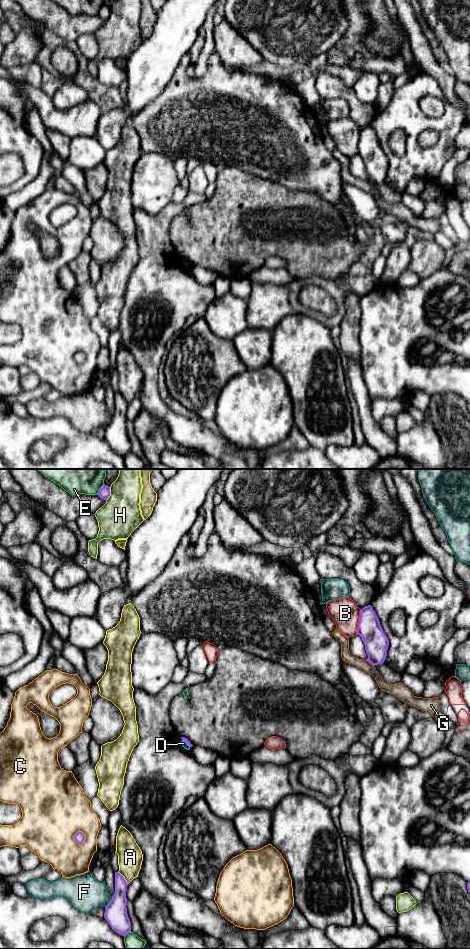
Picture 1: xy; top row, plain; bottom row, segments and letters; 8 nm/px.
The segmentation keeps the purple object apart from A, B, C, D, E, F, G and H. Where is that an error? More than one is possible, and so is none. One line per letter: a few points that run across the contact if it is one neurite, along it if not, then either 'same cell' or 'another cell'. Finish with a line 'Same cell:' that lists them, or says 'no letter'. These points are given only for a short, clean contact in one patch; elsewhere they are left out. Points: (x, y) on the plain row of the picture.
A: another cell
B: another cell
C: another cell
D: xy (182, 259), (190, 266) | another cell
E: another cell
F: another cell
G: xy (366, 179), (374, 185) | another cell
H: another cell
Same cell: no letter

